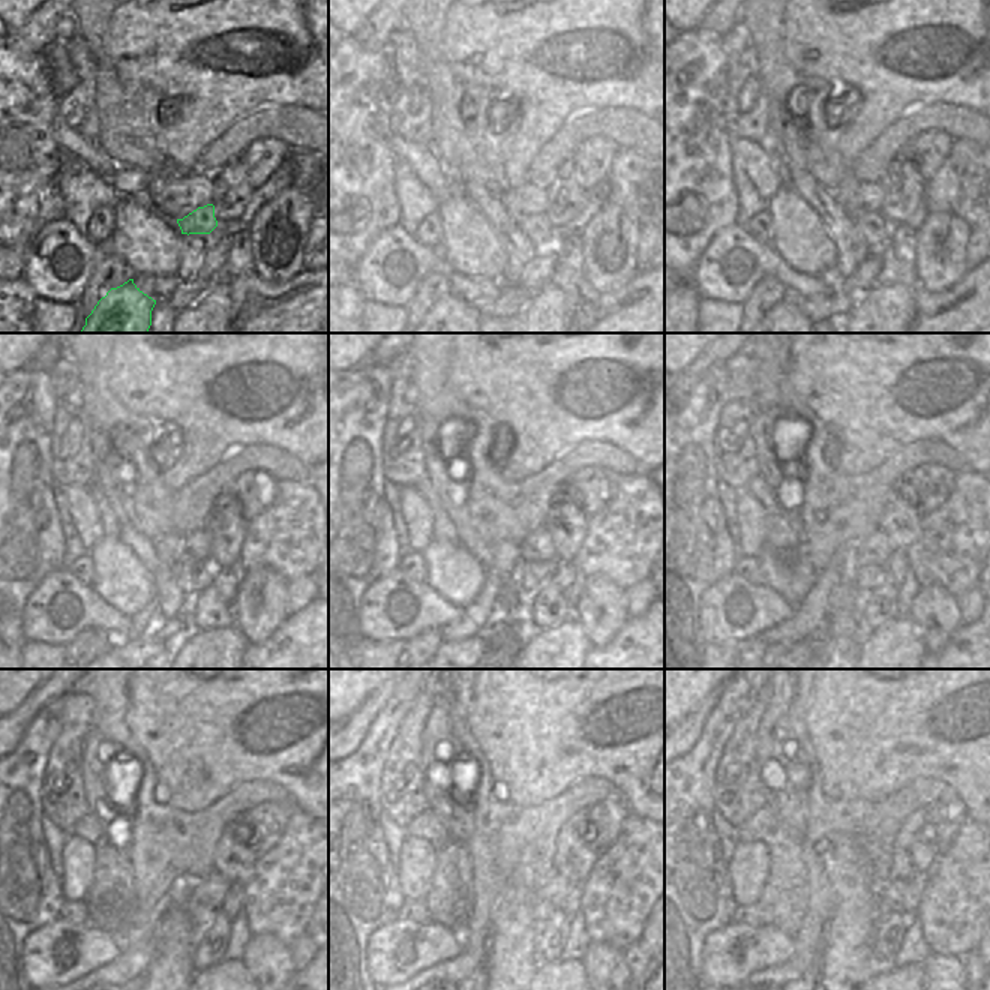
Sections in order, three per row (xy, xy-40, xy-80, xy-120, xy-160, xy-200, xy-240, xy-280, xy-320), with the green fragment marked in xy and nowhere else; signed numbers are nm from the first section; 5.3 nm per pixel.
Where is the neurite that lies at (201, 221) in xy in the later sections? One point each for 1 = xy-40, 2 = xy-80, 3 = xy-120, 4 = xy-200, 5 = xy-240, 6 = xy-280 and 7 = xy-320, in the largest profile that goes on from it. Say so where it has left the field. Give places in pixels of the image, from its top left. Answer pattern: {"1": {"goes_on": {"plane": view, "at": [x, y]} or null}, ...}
{"1": {"goes_on": {"plane": "xy-40", "at": [539, 230]}}, "2": {"goes_on": {"plane": "xy-80", "at": [873, 228]}}, "3": {"goes_on": {"plane": "xy-120", "at": [206, 570]}}, "4": {"goes_on": {"plane": "xy-200", "at": [875, 572]}}, "5": {"goes_on": {"plane": "xy-240", "at": [203, 909]}}, "6": {"goes_on": {"plane": "xy-280", "at": [540, 917]}}, "7": {"goes_on": {"plane": "xy-320", "at": [873, 915]}}}

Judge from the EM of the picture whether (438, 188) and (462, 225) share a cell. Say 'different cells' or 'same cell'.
different cells

